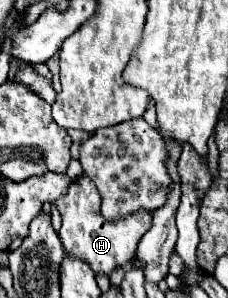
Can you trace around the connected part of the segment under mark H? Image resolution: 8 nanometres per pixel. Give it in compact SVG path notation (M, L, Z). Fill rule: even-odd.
M86 174L70 184L68 194L58 198L56 206L62 214L62 228L58 234L66 256L86 262L94 270L94 274L112 274L116 268L128 264L136 254L136 246L142 234L146 234L146 230L150 230L152 226L152 214L146 210L130 214L130 218L122 218L116 222L104 220L100 216L100 194Z

